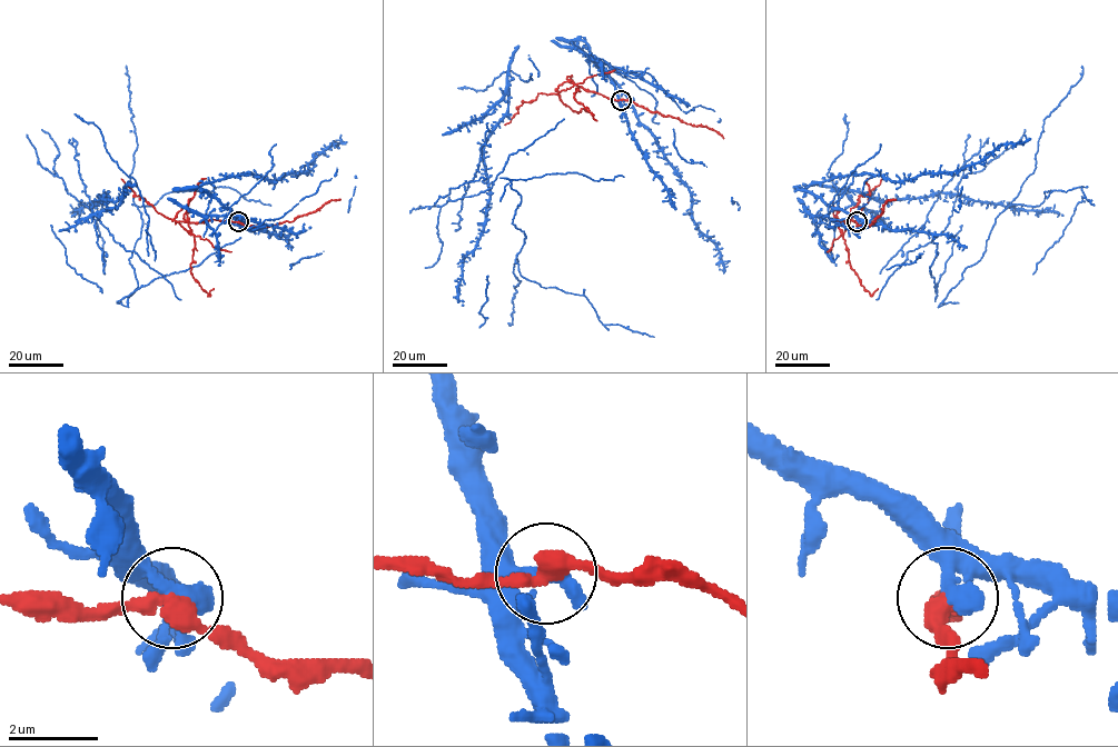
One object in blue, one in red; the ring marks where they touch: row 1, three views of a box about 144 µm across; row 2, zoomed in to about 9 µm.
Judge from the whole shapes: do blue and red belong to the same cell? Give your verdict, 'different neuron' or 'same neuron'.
different neuron

